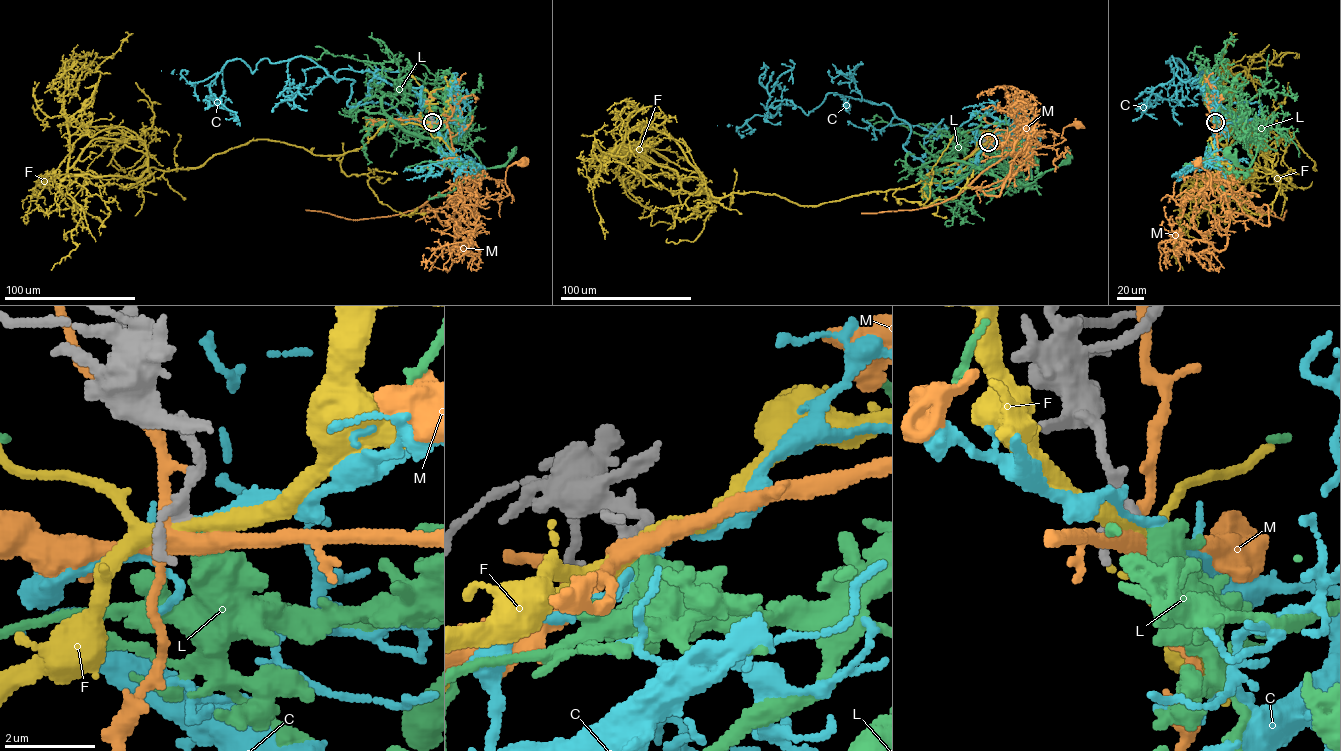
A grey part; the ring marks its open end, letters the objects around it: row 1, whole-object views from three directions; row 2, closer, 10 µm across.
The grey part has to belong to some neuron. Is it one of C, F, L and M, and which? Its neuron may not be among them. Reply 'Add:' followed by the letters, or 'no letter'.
Add: L

